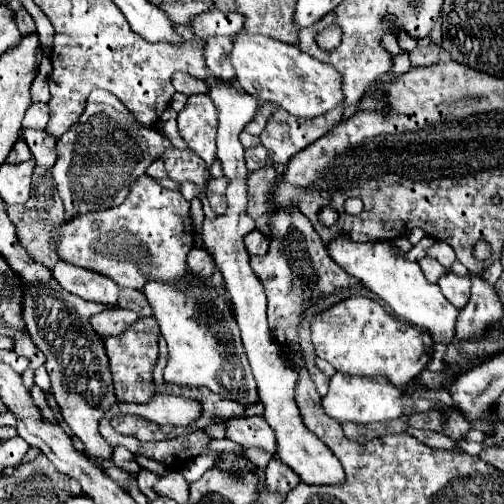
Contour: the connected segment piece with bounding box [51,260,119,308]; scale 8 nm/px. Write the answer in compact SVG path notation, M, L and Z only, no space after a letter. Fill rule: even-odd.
M59 260L51 268L51 274L67 292L71 292L83 300L99 302L107 308L117 306L119 286L111 278L107 278L95 270L79 268L79 266L73 266L69 262Z

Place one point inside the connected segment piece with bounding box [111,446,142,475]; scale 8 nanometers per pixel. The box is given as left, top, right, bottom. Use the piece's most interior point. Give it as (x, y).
(121, 457)

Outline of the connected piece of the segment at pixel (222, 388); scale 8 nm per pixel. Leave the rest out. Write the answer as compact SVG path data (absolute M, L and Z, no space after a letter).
M147 282L145 296L159 322L161 334L169 346L169 362L165 368L165 382L205 386L223 398L235 400L243 406L259 402L257 382L251 374L237 322L227 308L227 302L217 296L215 288L207 284L193 284L181 290L169 282Z

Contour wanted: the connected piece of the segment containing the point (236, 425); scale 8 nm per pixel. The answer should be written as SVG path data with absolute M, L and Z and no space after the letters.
M239 416L239 418L229 418L223 422L225 424L225 436L243 448L253 448L261 446L267 452L277 450L275 442L275 432L267 426L263 416Z

